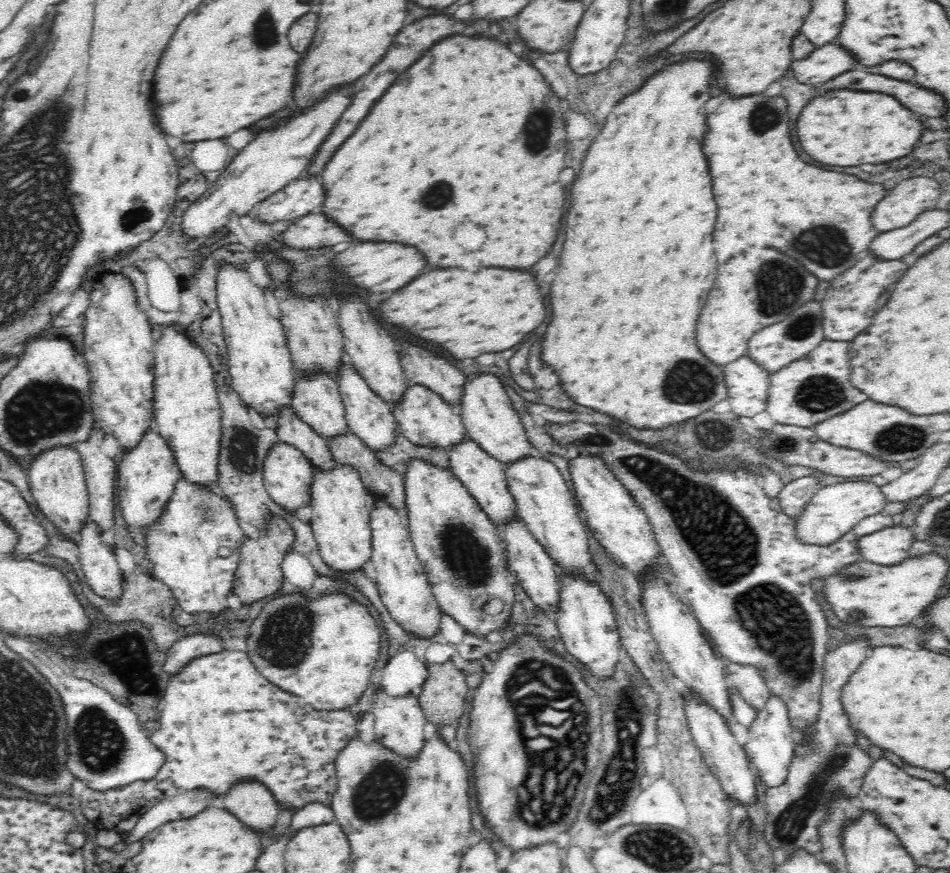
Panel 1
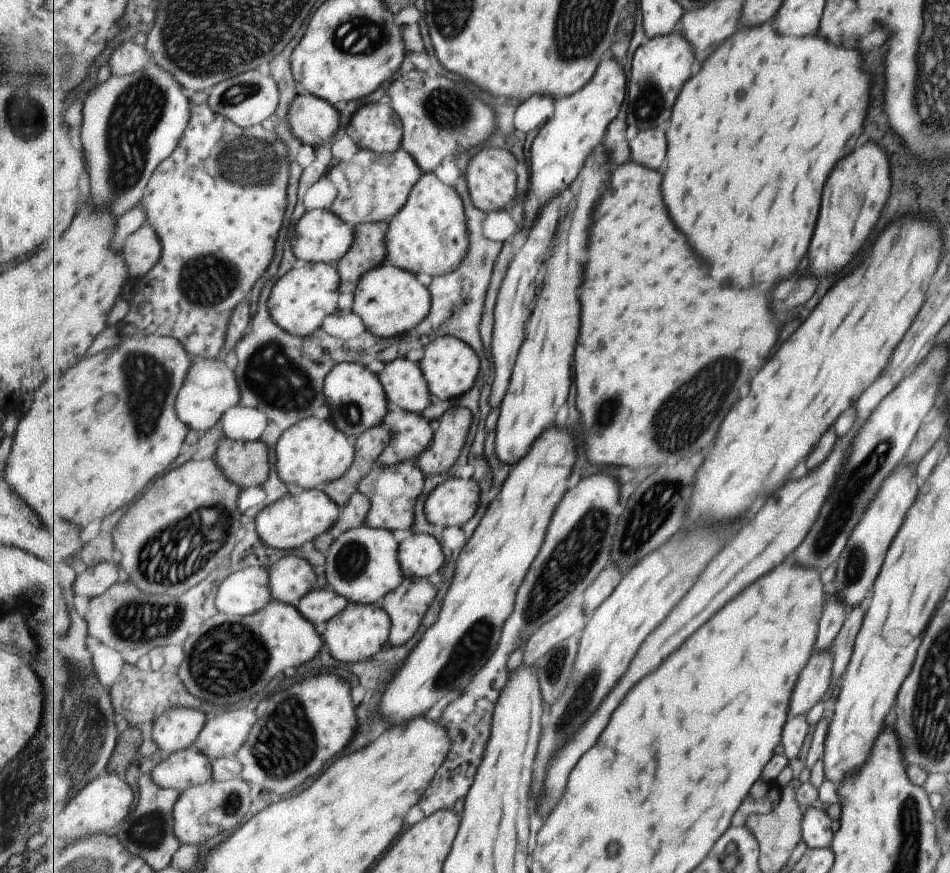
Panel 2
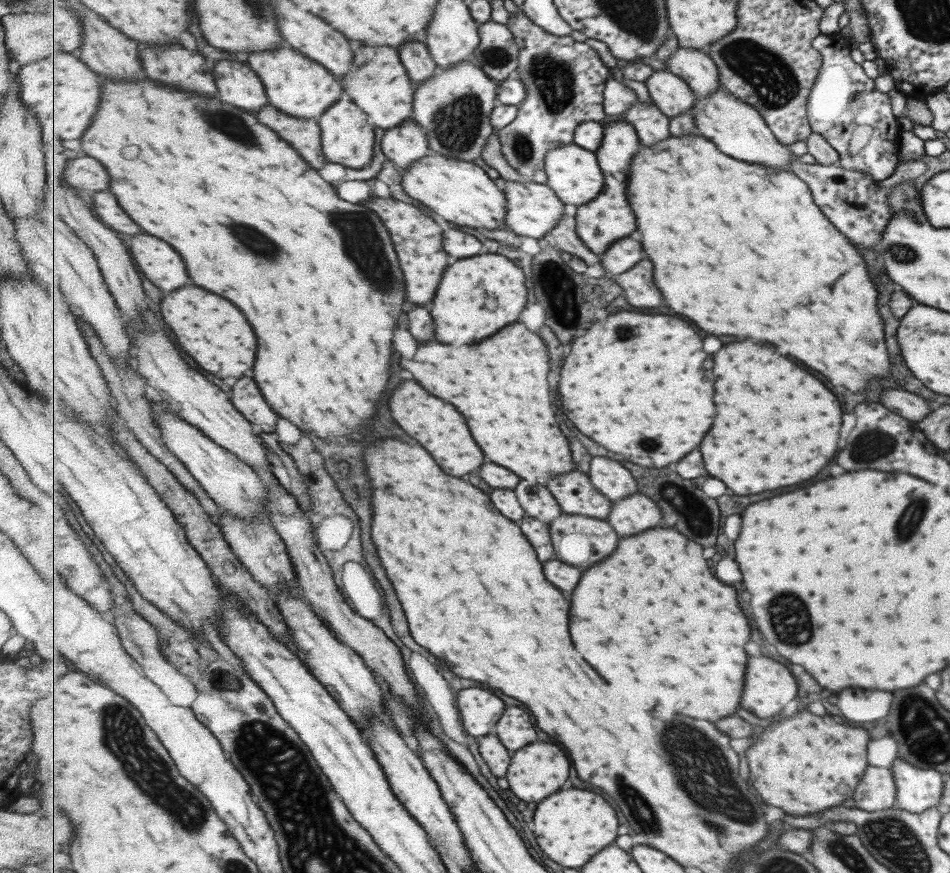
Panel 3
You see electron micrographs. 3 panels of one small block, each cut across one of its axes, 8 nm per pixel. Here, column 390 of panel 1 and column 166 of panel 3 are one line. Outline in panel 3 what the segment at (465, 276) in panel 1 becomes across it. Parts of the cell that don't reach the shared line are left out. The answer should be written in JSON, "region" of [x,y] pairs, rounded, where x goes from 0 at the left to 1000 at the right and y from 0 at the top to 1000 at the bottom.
{"region":[[[193,328],[193,332],[184,332],[172,341],[169,360],[184,380],[188,394],[212,422],[226,426],[231,433],[256,433],[266,422],[271,408],[271,383],[258,360],[239,341],[214,330]]]}

